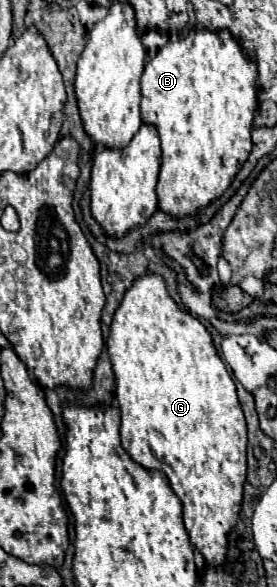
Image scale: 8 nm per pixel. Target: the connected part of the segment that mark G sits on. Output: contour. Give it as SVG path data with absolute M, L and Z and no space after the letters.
M143 274L137 280L133 280L133 284L125 290L125 294L121 298L121 304L115 310L115 316L111 320L109 338L107 338L107 350L109 350L113 372L115 372L115 398L117 398L119 408L121 408L121 444L123 444L123 448L141 466L151 468L151 470L161 470L161 472L167 474L173 492L181 498L183 520L185 520L185 528L189 532L191 542L203 554L205 564L221 566L225 562L225 554L227 554L227 534L235 526L239 510L241 510L243 482L245 482L245 472L247 472L247 460L245 460L247 428L245 428L245 418L243 418L243 412L241 412L241 406L239 406L239 398L237 398L237 392L235 392L235 382L233 382L231 374L227 372L223 360L219 358L211 334L207 332L207 328L197 318L193 318L189 312L185 312L171 298L171 294L167 290L167 282L163 280L163 276L159 276L159 274Z

